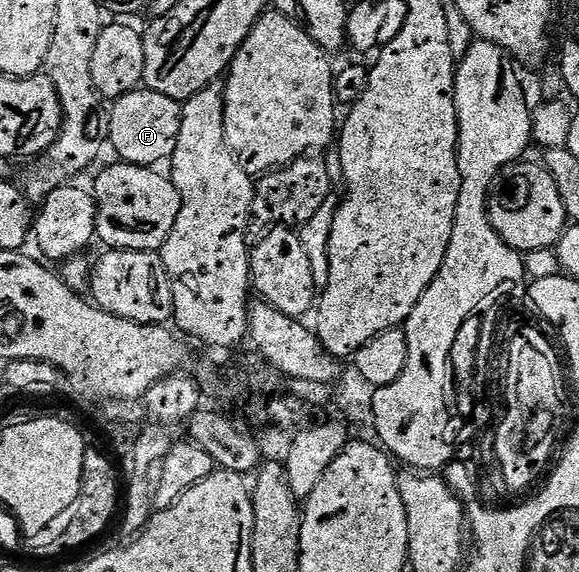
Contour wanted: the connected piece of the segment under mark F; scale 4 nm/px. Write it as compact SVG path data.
M146 87L135 88L126 93L111 105L107 113L108 144L117 152L119 159L126 164L137 164L143 168L160 166L160 163L171 161L174 150L178 146L178 134L182 130L182 104L174 98L166 98L166 94L158 94Z

